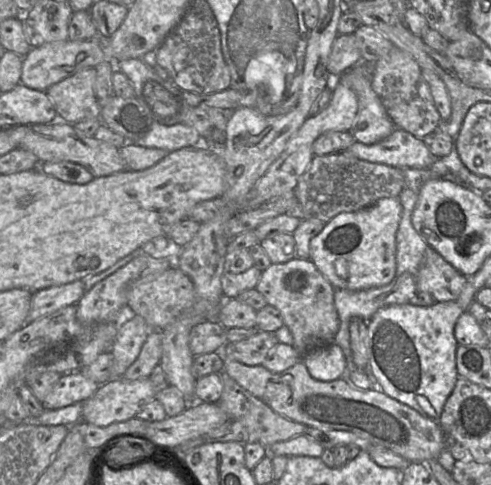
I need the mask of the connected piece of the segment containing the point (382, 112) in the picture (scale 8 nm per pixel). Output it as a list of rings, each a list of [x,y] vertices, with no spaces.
[[[363,63],[344,72],[340,78],[358,98],[358,112],[350,134],[356,141],[367,145],[389,137],[397,127],[373,90],[370,76],[363,71]]]

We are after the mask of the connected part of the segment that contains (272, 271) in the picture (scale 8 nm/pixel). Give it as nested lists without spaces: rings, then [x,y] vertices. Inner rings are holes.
[[[293,258],[285,263],[272,263],[262,271],[255,289],[264,296],[268,305],[281,313],[283,323],[294,339],[292,347],[301,355],[318,346],[333,343],[340,328],[334,304],[336,288],[310,259]]]

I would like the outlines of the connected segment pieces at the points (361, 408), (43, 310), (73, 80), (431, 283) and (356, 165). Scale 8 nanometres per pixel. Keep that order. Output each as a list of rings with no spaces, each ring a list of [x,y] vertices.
[[[224,358],[223,372],[279,415],[306,427],[352,432],[389,448],[410,463],[437,460],[445,449],[437,420],[389,397],[377,386],[360,389],[343,378],[329,382],[315,380],[302,361],[284,372],[272,373],[263,365],[247,366]]]
[[[81,280],[33,292],[28,320],[37,320],[61,308],[76,305],[86,292]]]
[[[86,68],[45,91],[55,106],[59,120],[74,124],[100,117],[101,107],[94,91],[95,80],[95,69]]]
[[[428,247],[417,274],[417,290],[431,294],[436,302],[455,301],[467,281],[466,275]]]
[[[341,152],[314,155],[293,191],[302,206],[305,219],[318,219],[327,223],[340,213],[362,210],[382,198],[399,198],[404,183],[401,168],[361,160],[347,152]]]

